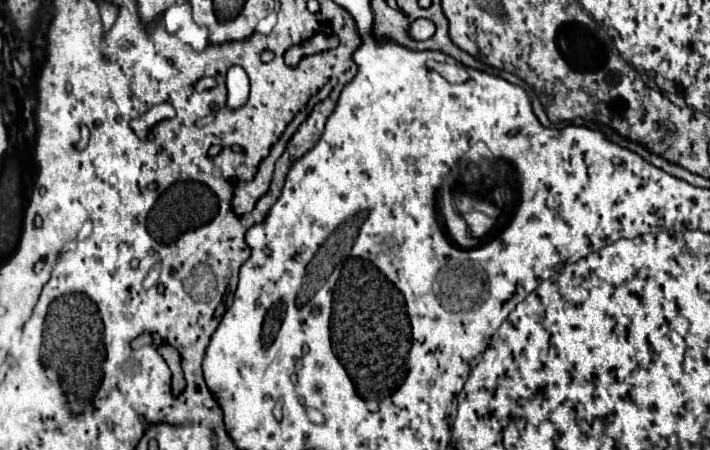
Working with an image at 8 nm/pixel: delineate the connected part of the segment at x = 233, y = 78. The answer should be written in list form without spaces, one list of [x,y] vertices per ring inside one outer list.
[[[234,65],[228,69],[228,77],[226,77],[226,87],[228,87],[228,107],[230,109],[238,109],[244,105],[244,101],[248,101],[248,75],[240,65]]]

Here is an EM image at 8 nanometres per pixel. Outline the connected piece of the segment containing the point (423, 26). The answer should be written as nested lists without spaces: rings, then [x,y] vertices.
[[[416,19],[408,27],[408,35],[414,41],[426,41],[426,39],[430,39],[434,35],[434,25],[428,19]]]

